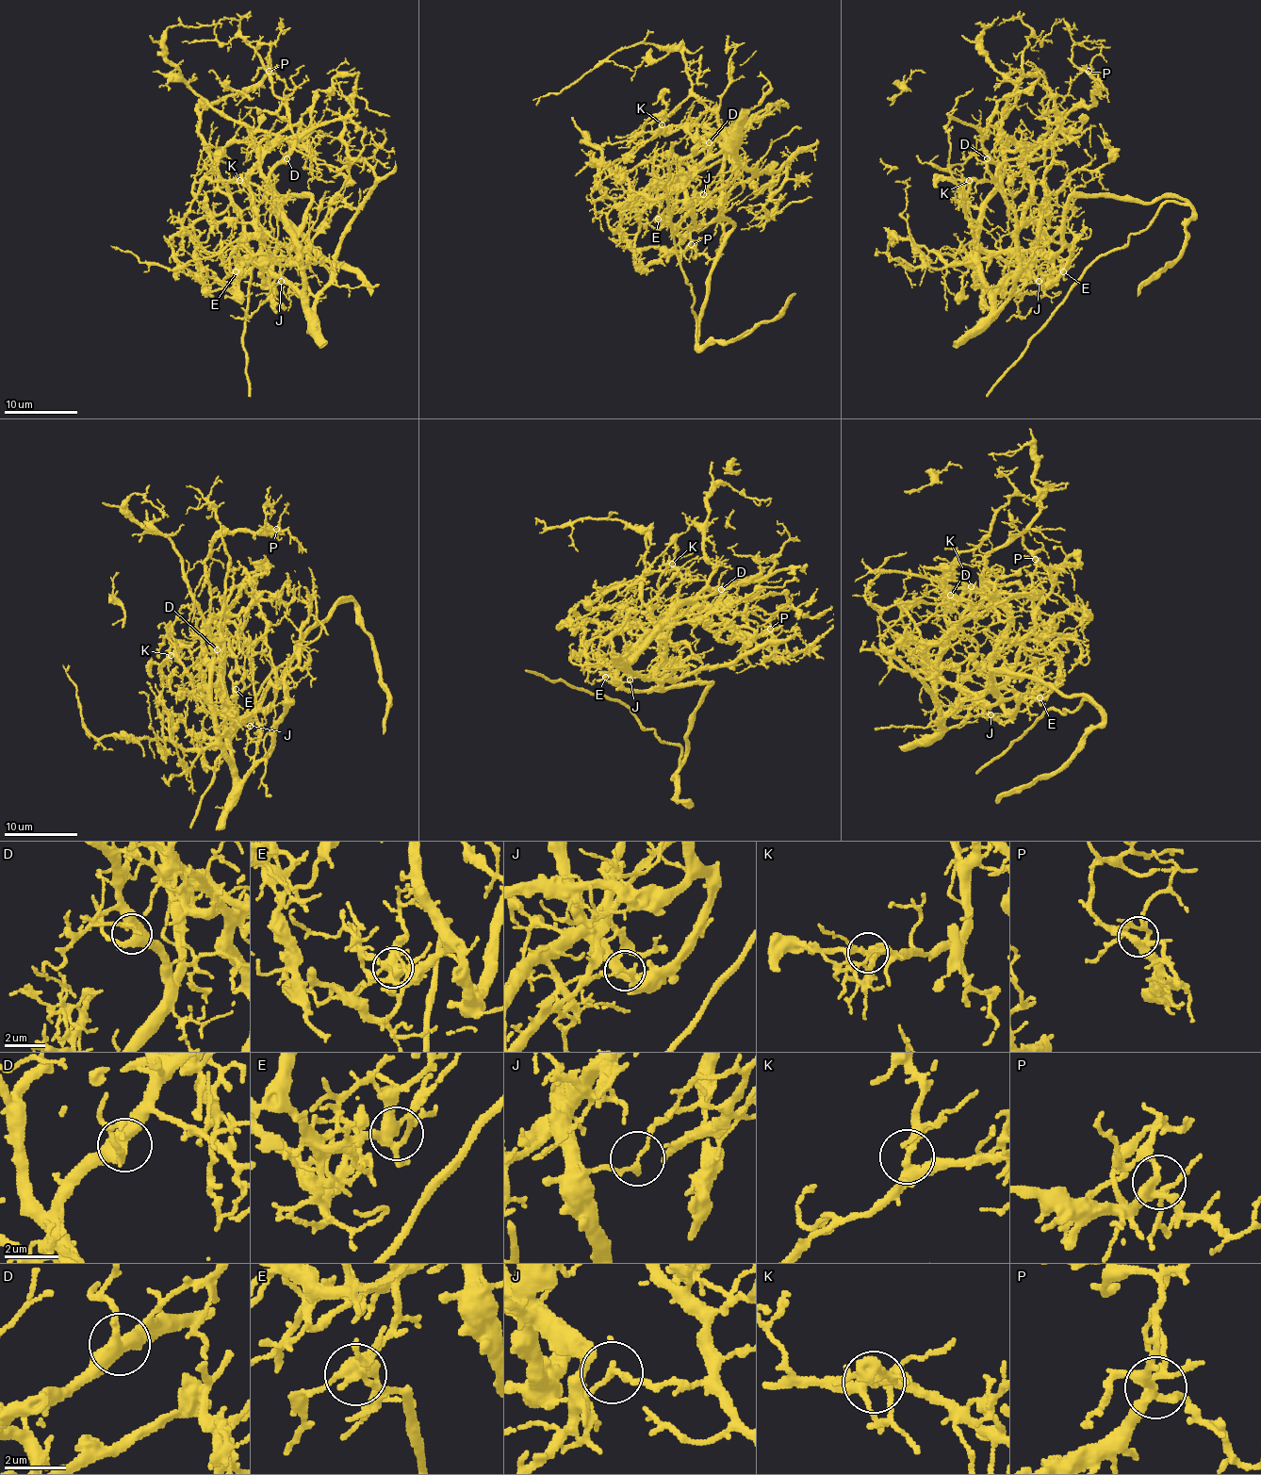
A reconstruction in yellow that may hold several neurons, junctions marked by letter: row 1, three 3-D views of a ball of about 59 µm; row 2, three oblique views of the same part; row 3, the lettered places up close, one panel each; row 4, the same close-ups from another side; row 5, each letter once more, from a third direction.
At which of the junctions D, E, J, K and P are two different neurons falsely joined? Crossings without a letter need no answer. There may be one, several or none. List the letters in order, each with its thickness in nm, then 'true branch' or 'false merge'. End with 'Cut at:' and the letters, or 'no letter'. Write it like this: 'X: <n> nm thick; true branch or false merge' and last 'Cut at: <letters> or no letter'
D: 440 nm thick; true branch
E: 380 nm thick; true branch
J: 180 nm thick; false merge
K: 320 nm thick; true branch
P: 280 nm thick; true branch
Cut at: J

